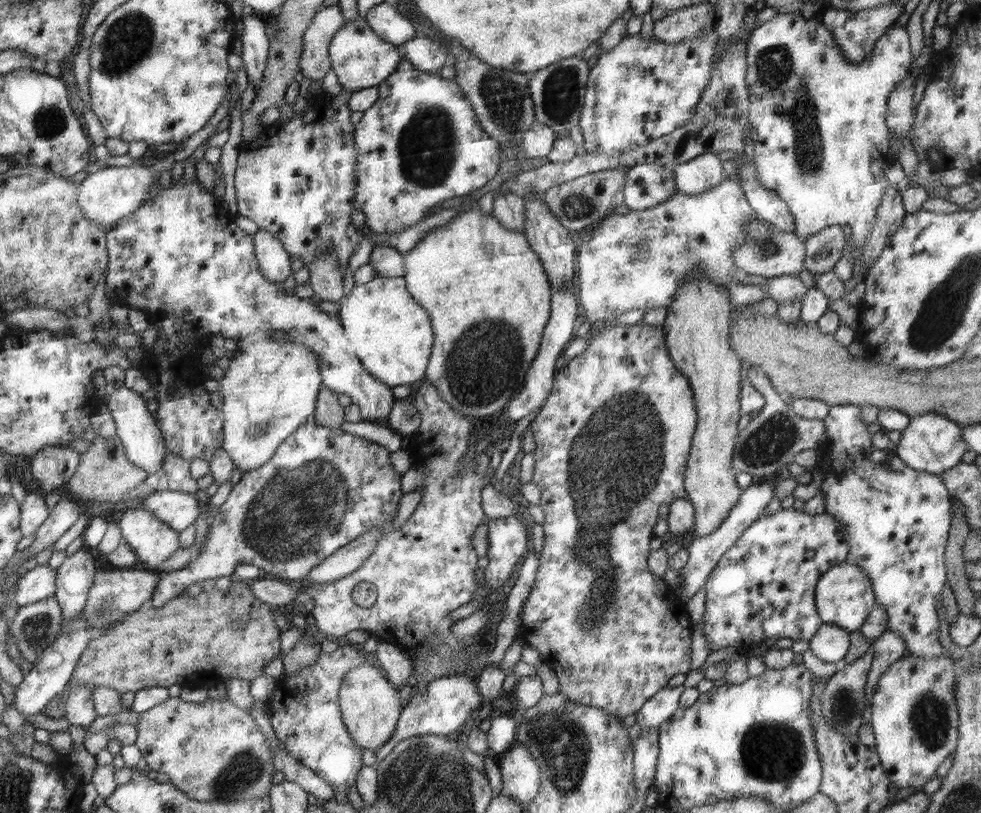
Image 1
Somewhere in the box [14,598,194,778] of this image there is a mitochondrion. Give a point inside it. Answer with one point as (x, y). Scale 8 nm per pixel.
(35, 630)

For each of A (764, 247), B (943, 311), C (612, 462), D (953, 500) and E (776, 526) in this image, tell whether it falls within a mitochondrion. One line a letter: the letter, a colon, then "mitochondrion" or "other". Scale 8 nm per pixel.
A: mitochondrion
B: mitochondrion
C: mitochondrion
D: other
E: other

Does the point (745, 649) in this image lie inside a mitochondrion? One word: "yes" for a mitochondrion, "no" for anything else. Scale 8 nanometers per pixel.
no

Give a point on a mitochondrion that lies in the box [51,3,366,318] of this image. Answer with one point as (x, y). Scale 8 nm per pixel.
(127, 41)

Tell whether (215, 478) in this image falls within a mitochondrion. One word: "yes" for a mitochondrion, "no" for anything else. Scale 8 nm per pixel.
no

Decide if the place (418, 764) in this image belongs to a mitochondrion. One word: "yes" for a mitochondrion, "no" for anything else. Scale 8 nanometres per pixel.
yes

